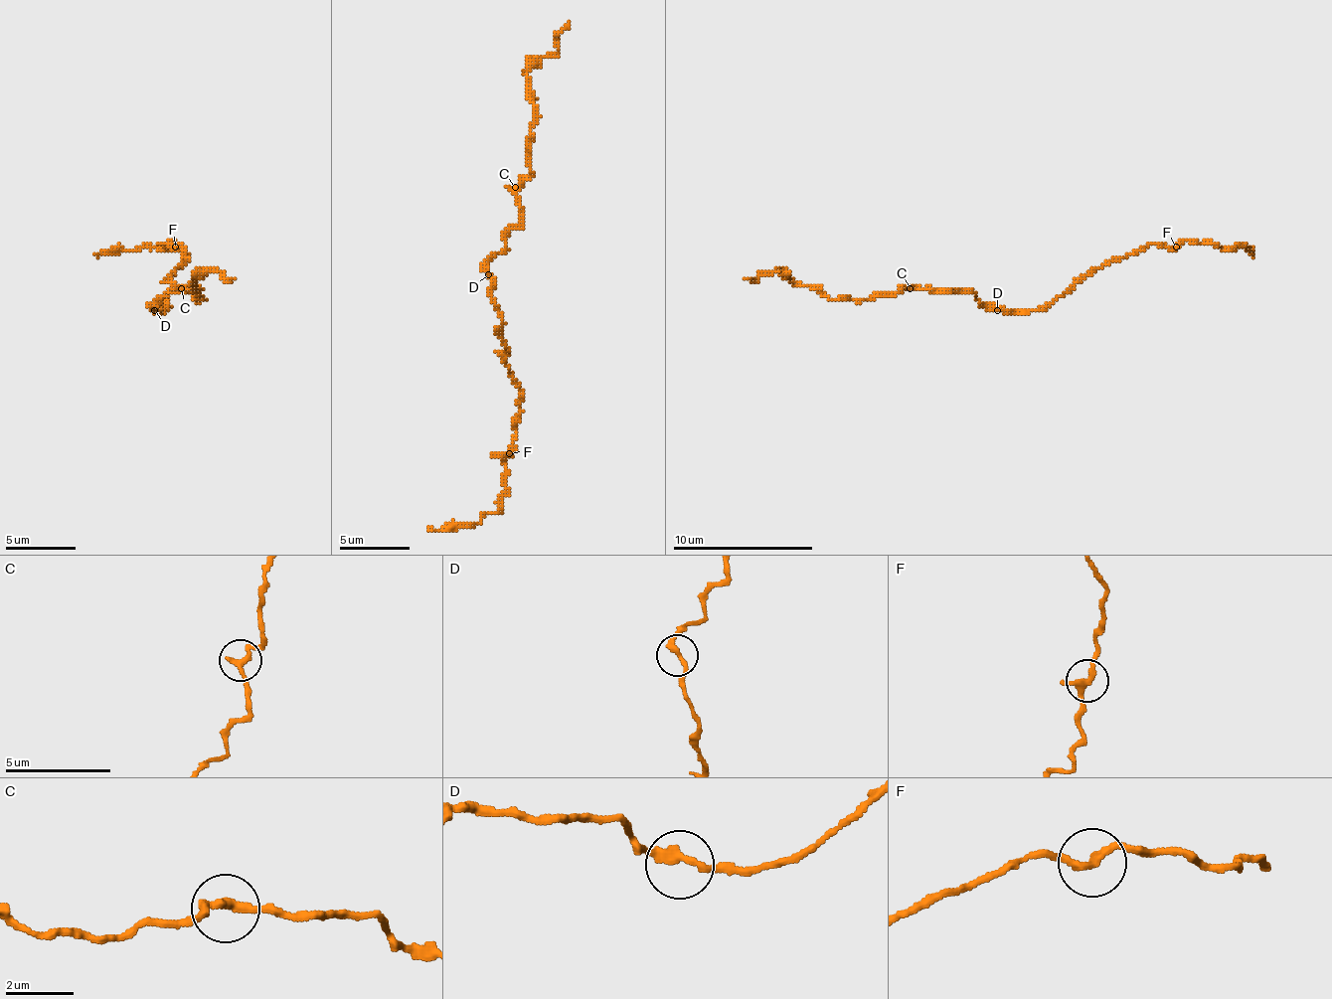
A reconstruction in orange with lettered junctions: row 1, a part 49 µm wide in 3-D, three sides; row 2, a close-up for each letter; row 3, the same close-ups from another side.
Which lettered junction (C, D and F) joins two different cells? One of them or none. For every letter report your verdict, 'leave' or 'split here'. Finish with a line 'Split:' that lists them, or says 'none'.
C: leave
D: leave
F: leave
Split: none

